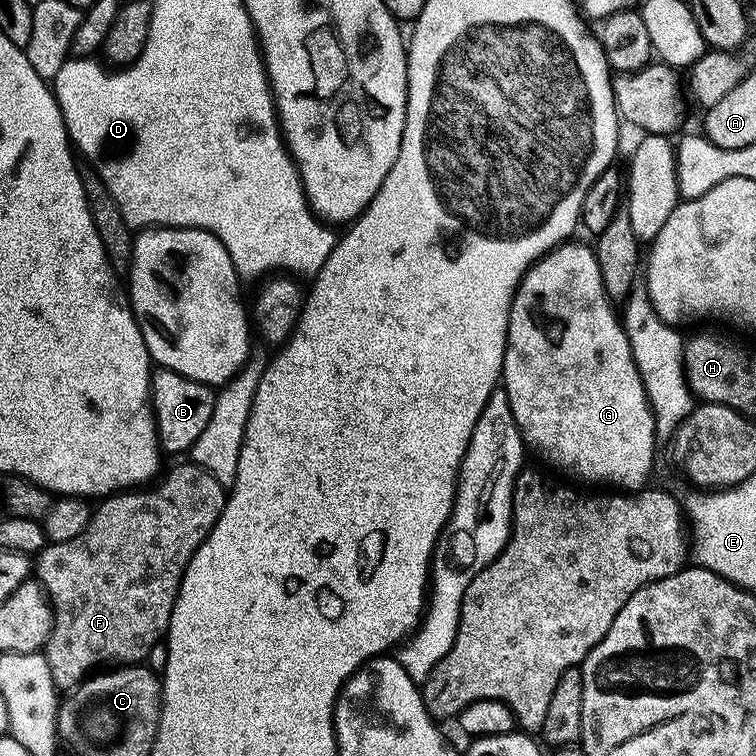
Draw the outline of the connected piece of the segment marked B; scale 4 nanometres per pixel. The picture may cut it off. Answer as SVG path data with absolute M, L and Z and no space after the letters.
M157 367L152 373L152 410L156 418L156 429L160 435L160 446L165 453L173 452L180 456L183 452L193 451L196 448L198 438L210 426L210 418L214 418L214 406L216 405L217 393L207 388L202 382L194 382L182 374L178 374L169 368Z

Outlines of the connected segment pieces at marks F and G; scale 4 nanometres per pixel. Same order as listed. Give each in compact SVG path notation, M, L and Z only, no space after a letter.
M180 464L164 478L143 490L107 497L101 508L93 511L84 533L70 542L47 545L37 557L36 576L54 610L54 628L46 655L61 691L79 687L103 666L143 665L151 651L167 637L174 606L182 600L186 570L194 554L218 526L229 493L214 473L196 464Z
M569 242L555 248L554 251L536 261L520 283L520 289L512 303L510 326L508 327L508 349L504 359L504 374L502 377L503 391L508 393L510 406L514 410L514 418L518 422L520 432L524 436L525 445L532 448L548 464L557 468L557 473L565 472L573 481L585 480L585 485L600 486L596 484L609 484L609 489L619 490L624 494L645 491L652 480L652 467L656 464L656 413L652 411L652 404L644 389L632 347L628 341L628 334L618 312L615 312L614 301L606 294L606 286L602 282L602 270L598 266L598 258L591 247L584 244Z

